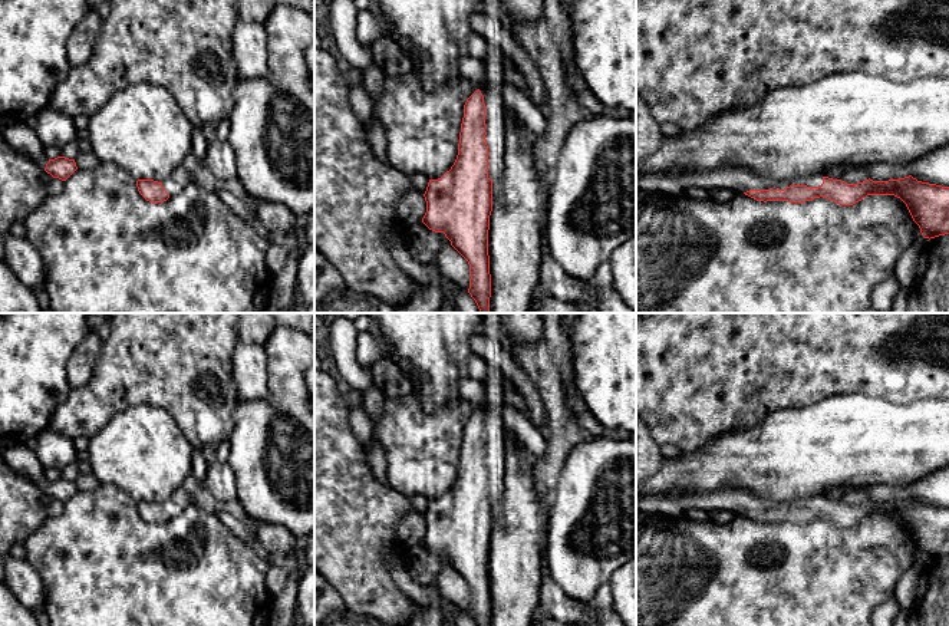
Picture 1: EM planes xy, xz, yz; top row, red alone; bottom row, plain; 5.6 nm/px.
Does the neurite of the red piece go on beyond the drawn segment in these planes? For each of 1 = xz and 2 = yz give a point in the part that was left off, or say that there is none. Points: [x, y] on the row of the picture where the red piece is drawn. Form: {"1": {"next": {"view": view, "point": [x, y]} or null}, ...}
{"1": {"next": {"view": "xz", "point": [498, 68]}}, "2": {"next": {"view": "yz", "point": [737, 178]}}}

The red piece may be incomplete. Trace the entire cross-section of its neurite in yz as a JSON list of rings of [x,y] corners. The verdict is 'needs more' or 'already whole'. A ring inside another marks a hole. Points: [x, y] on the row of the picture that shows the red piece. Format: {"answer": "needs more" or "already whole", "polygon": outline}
{"answer": "needs more", "polygon": [[[725,164],[712,171],[686,171],[673,175],[685,188],[705,191],[729,190],[757,201],[805,202],[827,198],[840,205],[853,205],[867,195],[900,198],[925,238],[949,234],[949,187],[922,182],[912,175],[889,179],[866,179],[847,184],[828,177],[808,177],[790,181],[765,178],[742,165]]]}

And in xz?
{"answer": "needs more", "polygon": [[[491,43],[484,65],[485,82],[464,105],[457,159],[441,178],[428,182],[422,223],[435,233],[444,233],[468,261],[468,293],[480,313],[490,313],[492,178],[502,168],[511,112],[500,90],[502,85],[515,80],[515,69],[511,59]]]}

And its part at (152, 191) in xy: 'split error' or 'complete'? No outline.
split error

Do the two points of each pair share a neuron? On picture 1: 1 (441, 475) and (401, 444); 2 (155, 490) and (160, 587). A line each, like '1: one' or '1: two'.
1: one
2: two

